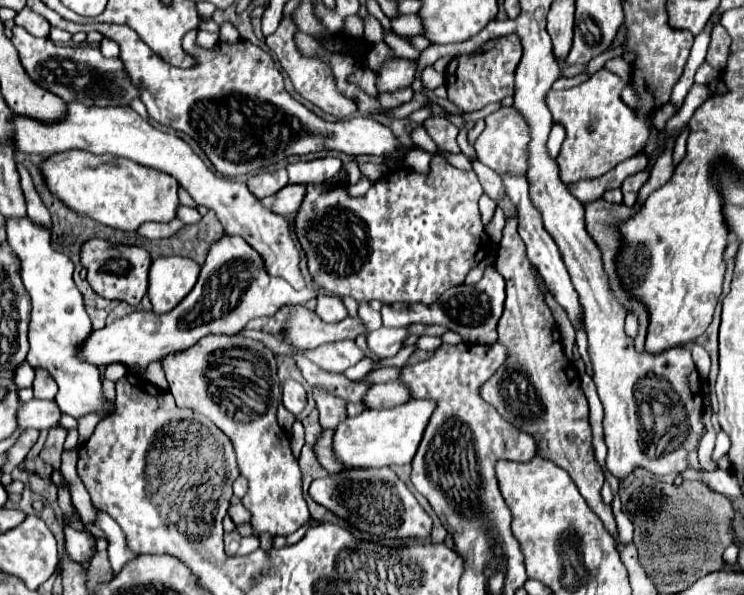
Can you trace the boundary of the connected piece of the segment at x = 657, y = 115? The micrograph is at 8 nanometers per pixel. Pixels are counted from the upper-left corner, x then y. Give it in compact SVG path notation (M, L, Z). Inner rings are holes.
M665 105L665 107L655 109L655 113L653 113L653 123L655 123L655 127L657 127L659 131L663 131L667 119L673 117L673 113L675 113L675 107L673 107L673 105Z

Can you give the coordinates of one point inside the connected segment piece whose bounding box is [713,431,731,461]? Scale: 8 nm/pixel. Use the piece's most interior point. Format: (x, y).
(723, 442)

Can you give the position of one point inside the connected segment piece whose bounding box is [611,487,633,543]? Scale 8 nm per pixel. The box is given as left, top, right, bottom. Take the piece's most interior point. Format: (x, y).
(625, 527)

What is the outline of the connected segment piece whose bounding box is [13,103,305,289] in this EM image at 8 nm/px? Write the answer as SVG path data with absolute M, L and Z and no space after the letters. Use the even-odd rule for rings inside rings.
M69 103L65 119L45 125L29 117L15 117L15 149L23 153L39 153L51 157L61 151L81 149L95 155L115 155L131 159L139 165L159 169L167 175L173 175L183 189L195 199L197 205L205 205L217 213L217 219L225 227L227 235L243 237L265 261L265 269L273 277L285 279L293 289L305 289L305 279L299 269L301 249L293 237L291 223L287 217L273 213L263 207L261 201L249 191L243 181L223 179L215 175L201 159L193 153L189 143L173 133L163 133L141 119L129 107L85 107L81 103Z

